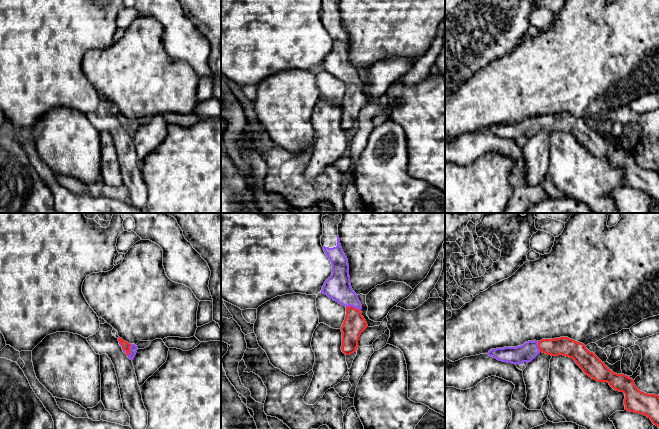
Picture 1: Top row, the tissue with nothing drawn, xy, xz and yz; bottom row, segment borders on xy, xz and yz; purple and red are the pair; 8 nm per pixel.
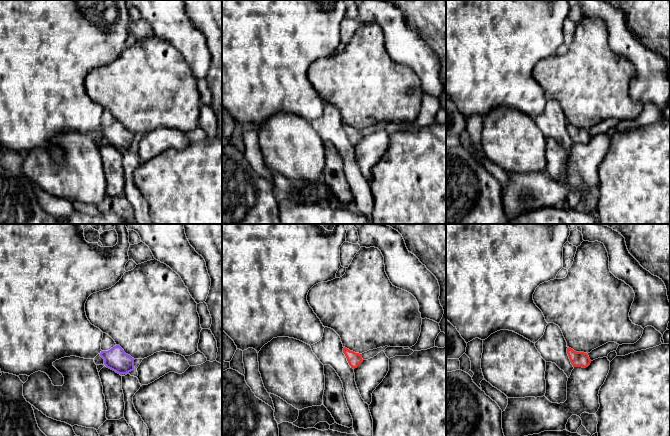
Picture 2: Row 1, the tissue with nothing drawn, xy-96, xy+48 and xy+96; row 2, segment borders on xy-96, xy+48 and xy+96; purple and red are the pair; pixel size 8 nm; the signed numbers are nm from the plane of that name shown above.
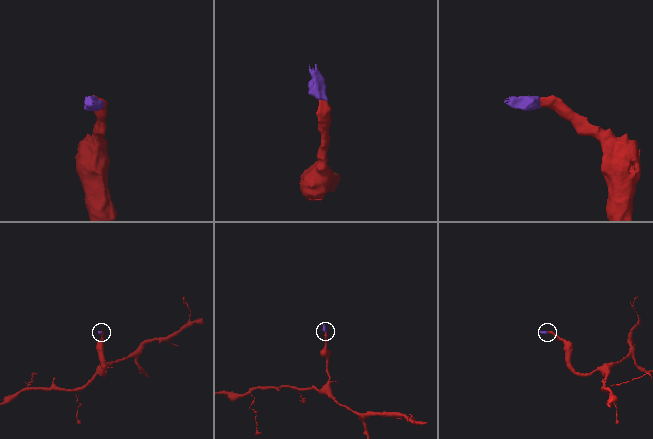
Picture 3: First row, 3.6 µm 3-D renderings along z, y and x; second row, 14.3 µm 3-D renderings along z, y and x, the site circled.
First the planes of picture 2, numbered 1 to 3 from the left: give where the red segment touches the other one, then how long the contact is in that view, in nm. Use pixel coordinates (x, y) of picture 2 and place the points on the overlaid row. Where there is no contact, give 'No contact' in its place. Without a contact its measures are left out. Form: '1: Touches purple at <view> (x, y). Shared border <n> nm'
1: No contact
2: No contact
3: No contact

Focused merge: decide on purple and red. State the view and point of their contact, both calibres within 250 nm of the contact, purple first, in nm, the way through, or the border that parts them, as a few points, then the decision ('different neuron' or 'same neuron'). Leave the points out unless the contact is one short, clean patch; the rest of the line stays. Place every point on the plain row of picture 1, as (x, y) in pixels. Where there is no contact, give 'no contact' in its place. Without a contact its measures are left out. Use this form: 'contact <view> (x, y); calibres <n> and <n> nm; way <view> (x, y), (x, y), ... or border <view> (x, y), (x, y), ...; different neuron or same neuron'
contact xz (353, 82); calibres 200 and 180 nm; way xz (337, 63), (350, 76), (353, 82), (354, 100); same neuron

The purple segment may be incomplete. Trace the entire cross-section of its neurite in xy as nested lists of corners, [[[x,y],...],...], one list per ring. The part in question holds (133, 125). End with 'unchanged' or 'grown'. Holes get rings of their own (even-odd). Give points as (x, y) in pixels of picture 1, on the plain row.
[[[118,113],[118,117],[119,117],[120,122],[123,125],[123,128],[128,132],[130,136],[133,136],[138,126],[137,122],[135,120],[130,120],[124,117],[120,113]]]; grown

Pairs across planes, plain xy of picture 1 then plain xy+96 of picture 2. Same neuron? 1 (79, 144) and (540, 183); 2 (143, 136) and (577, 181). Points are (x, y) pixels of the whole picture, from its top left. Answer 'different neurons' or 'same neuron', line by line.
1: different neurons
2: same neuron

